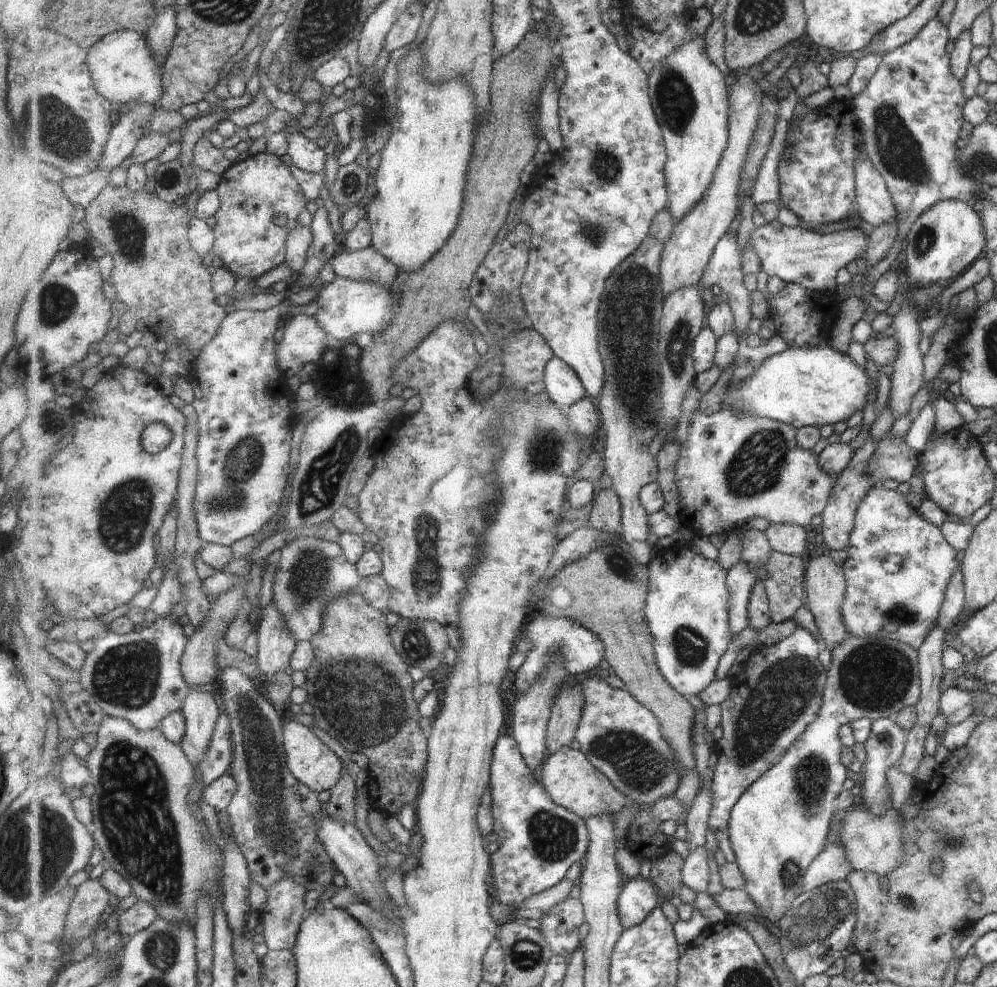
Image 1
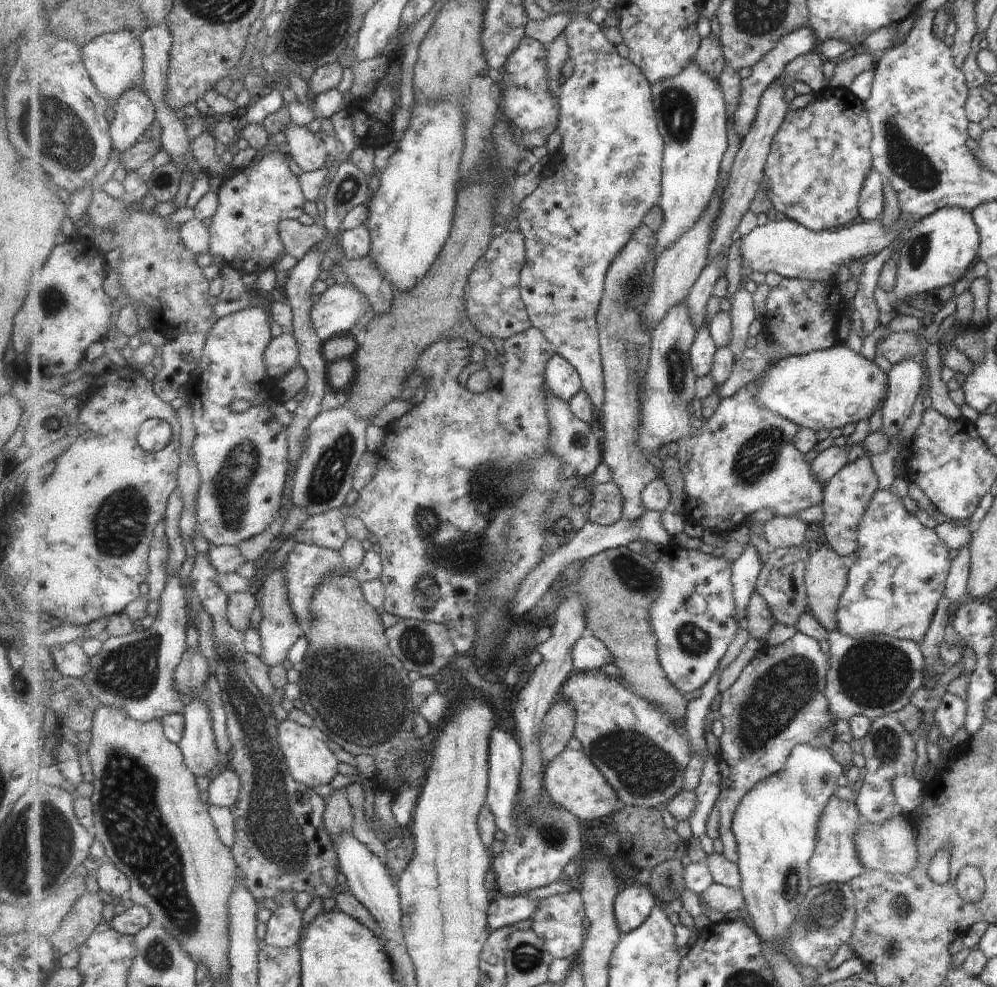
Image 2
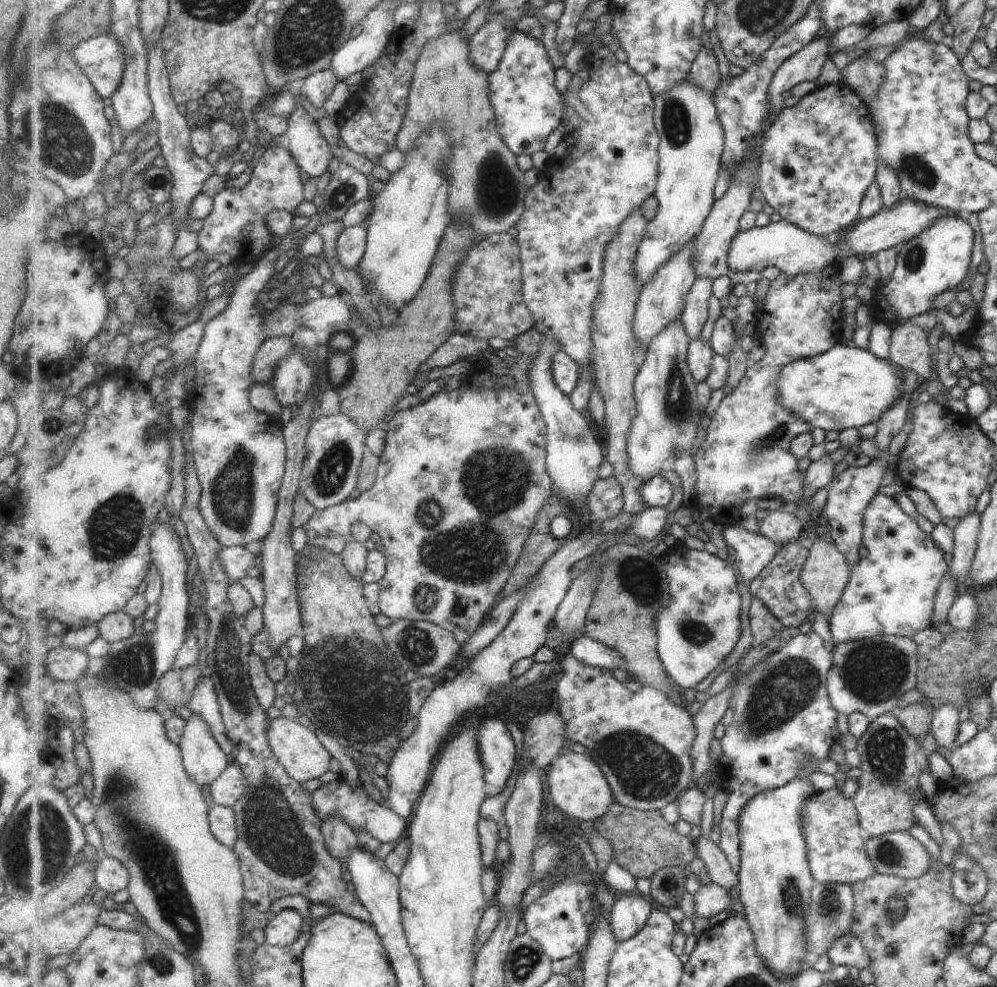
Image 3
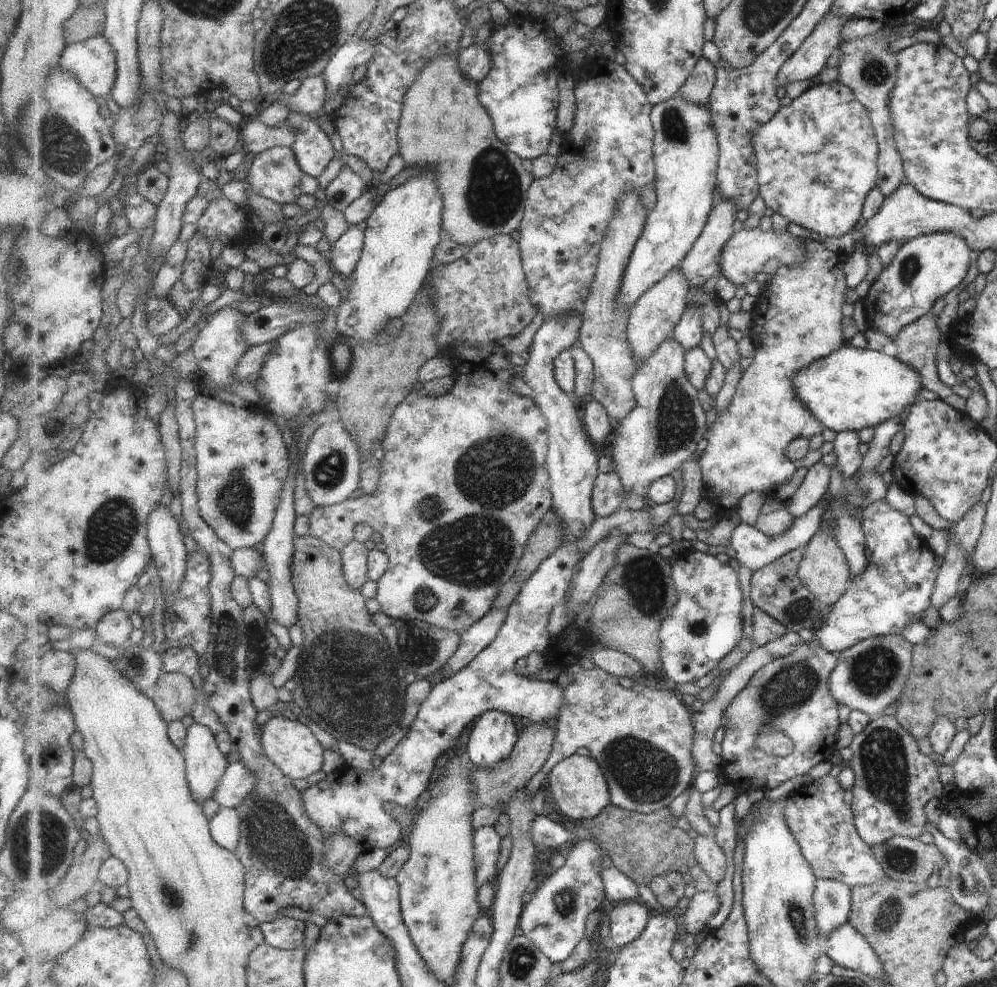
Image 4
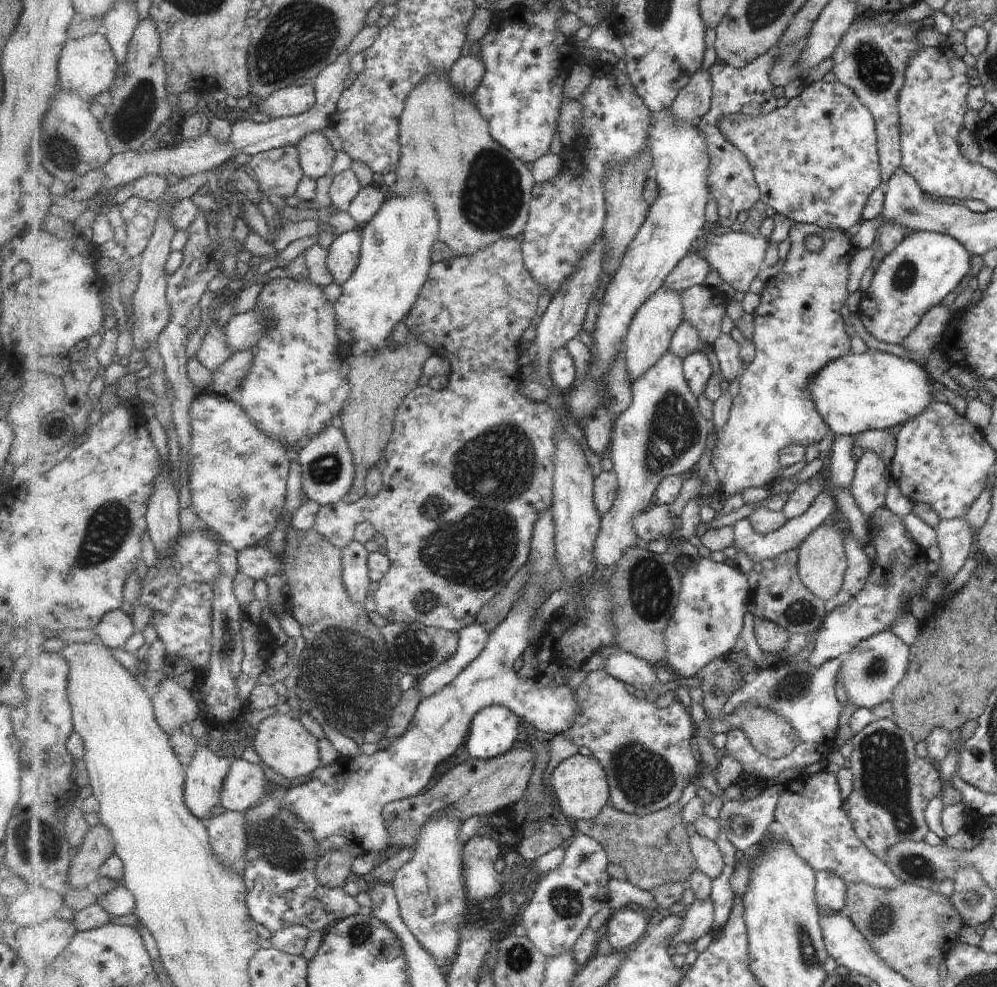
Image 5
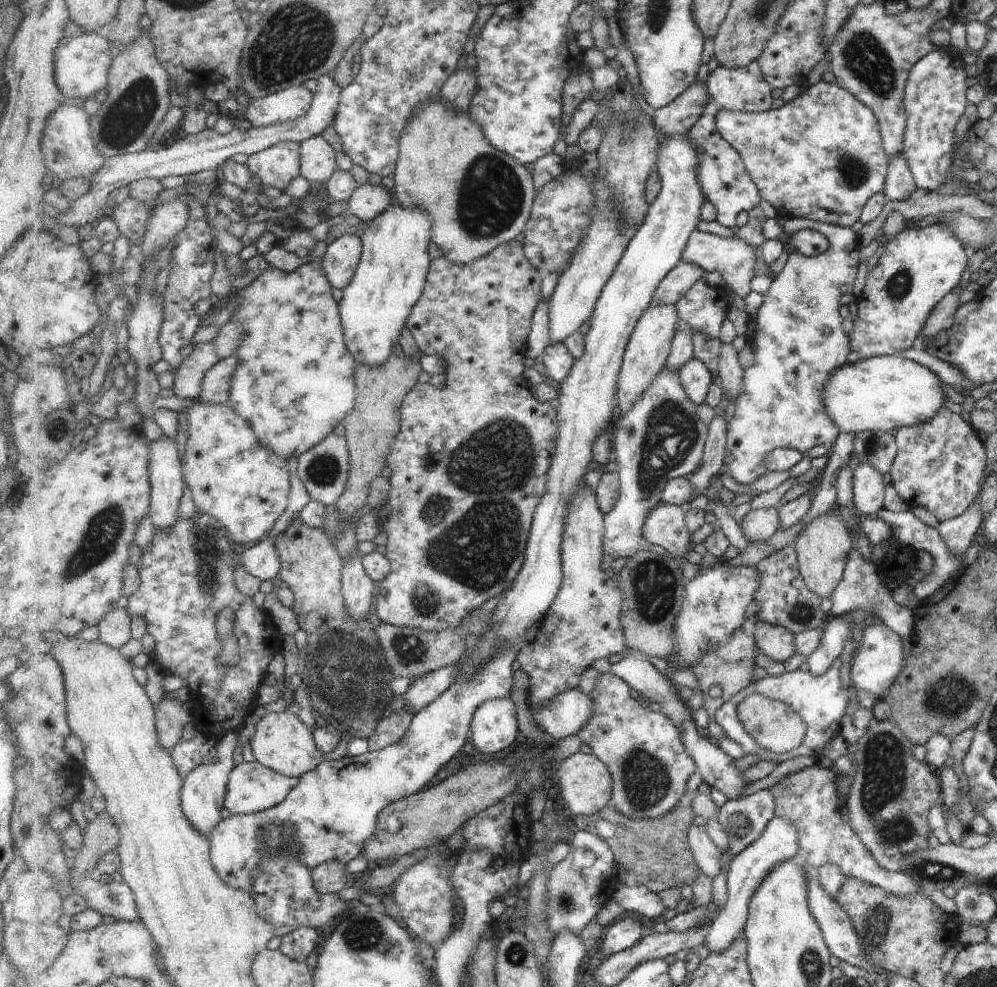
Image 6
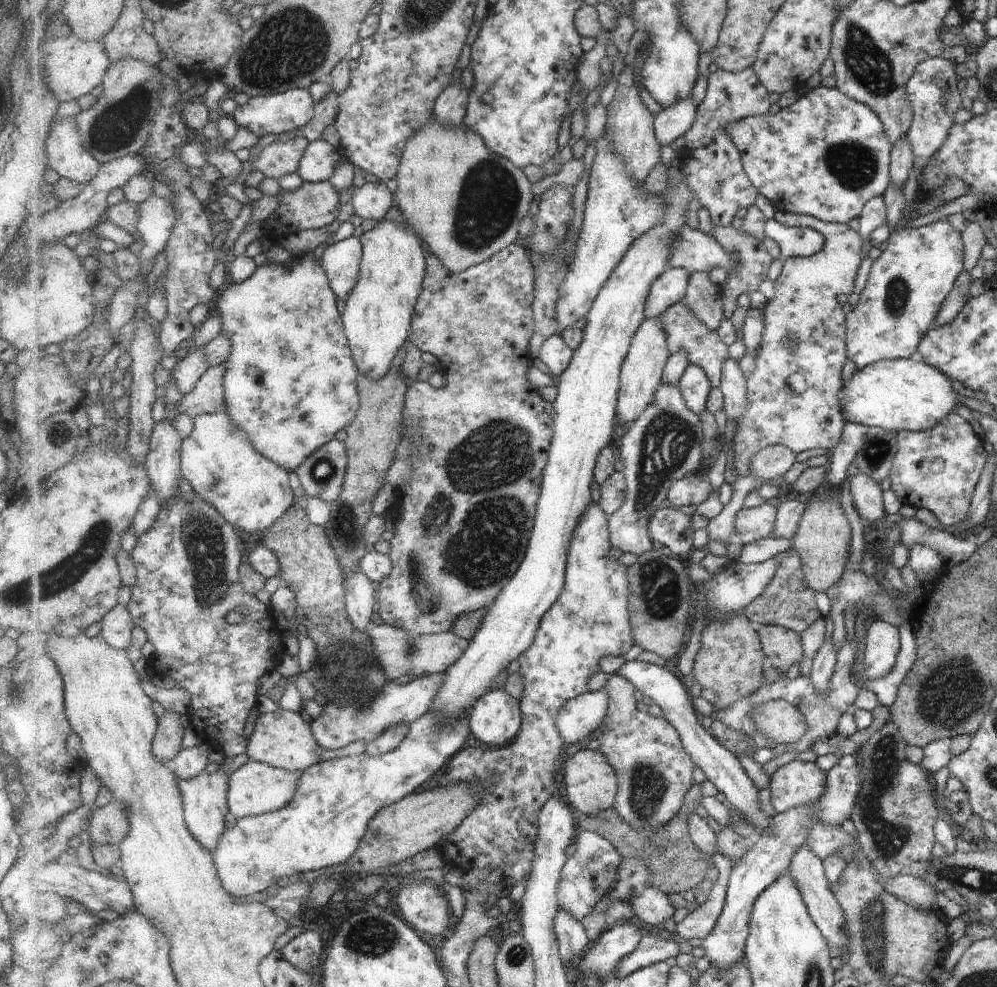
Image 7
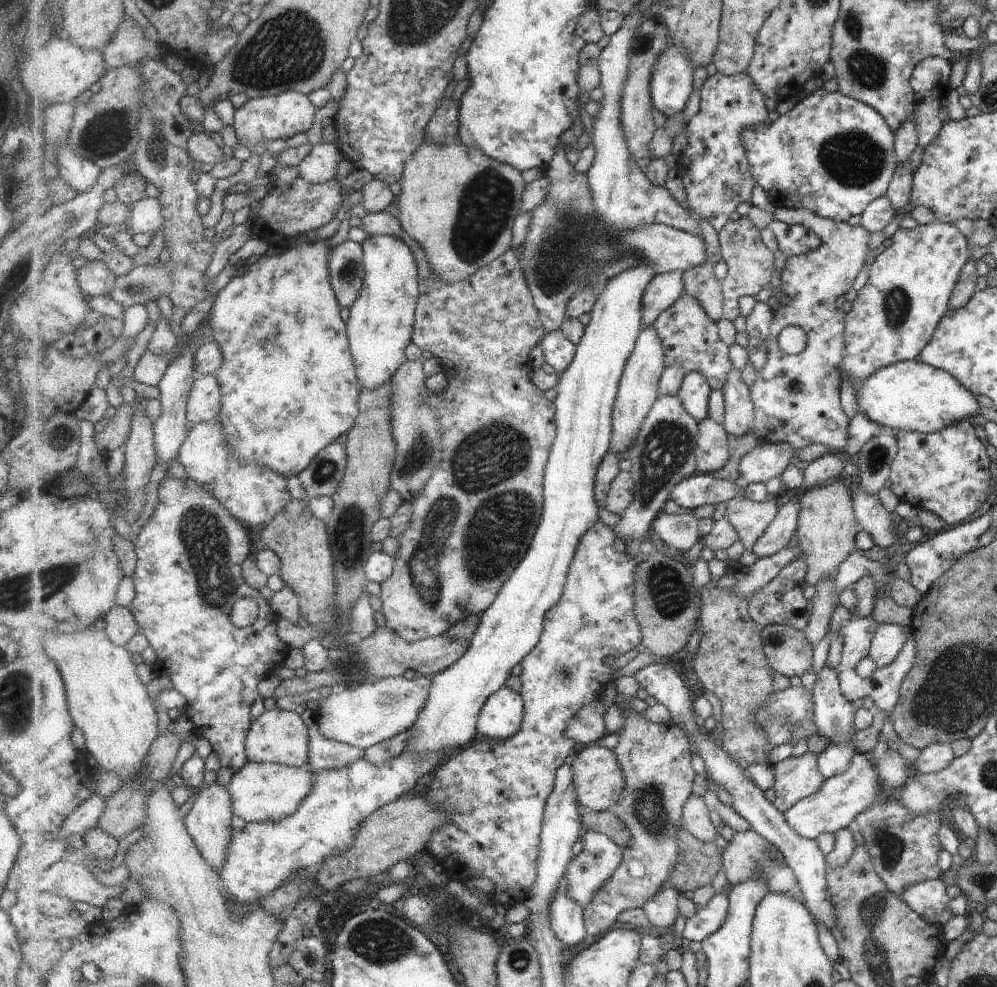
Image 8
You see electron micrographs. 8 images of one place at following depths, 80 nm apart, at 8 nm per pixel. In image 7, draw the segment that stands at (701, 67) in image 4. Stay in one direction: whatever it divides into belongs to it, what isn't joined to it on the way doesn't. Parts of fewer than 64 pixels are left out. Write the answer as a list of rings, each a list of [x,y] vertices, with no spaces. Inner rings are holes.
[[[689,96],[675,106],[662,108],[653,116],[656,122],[657,140],[661,146],[675,142],[677,138],[685,136],[689,130],[692,130],[695,122],[697,122],[699,105],[693,104],[693,100]]]

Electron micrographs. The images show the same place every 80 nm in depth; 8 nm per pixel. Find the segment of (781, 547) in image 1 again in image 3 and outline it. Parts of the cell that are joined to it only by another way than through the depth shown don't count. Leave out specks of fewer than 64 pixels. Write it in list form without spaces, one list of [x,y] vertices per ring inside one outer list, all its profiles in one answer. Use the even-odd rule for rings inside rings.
[[[778,505],[771,508],[768,516],[759,523],[760,532],[781,546],[789,542],[797,542],[803,534],[803,521],[795,514],[781,510]]]

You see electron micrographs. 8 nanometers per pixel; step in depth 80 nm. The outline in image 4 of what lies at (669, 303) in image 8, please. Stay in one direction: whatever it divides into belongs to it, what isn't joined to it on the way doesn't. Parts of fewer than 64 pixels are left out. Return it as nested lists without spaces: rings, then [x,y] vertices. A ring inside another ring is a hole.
[[[729,198],[722,199],[713,208],[701,237],[680,265],[681,274],[689,278],[692,288],[702,289],[710,278],[722,276],[723,272],[719,266],[721,252],[726,242],[731,240],[739,228],[737,221],[739,210],[741,208],[737,208],[735,200]]]

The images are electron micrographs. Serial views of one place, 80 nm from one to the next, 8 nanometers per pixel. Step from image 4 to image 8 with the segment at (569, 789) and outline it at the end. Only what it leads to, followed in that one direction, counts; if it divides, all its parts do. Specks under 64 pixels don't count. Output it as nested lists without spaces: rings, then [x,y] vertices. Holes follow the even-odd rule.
[[[593,743],[582,746],[578,752],[568,758],[574,770],[574,783],[578,792],[580,806],[593,812],[610,811],[620,802],[626,787],[625,771],[613,749]]]

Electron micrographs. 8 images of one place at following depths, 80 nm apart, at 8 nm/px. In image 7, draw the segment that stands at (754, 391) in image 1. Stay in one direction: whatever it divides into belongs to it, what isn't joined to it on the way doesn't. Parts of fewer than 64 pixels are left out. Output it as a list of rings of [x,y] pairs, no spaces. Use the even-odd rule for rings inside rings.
[[[910,359],[879,360],[861,370],[855,369],[847,381],[841,382],[841,390],[837,392],[844,423],[881,428],[893,434],[931,428],[935,422],[953,413],[958,395],[962,393],[953,390],[941,372]]]

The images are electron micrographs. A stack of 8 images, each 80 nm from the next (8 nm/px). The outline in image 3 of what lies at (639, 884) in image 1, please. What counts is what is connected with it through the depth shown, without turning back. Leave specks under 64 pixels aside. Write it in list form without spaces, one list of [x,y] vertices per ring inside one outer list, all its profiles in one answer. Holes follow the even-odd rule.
[[[637,891],[616,896],[610,920],[613,934],[619,943],[630,940],[645,928],[653,911],[648,897],[645,898],[645,895]]]

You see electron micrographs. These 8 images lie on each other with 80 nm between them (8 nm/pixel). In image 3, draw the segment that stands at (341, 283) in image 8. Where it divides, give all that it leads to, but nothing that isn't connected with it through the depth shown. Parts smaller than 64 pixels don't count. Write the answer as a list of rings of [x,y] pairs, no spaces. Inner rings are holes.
[[[365,225],[344,228],[336,248],[341,265],[348,270],[355,270],[360,266],[366,254],[367,242],[368,233]]]

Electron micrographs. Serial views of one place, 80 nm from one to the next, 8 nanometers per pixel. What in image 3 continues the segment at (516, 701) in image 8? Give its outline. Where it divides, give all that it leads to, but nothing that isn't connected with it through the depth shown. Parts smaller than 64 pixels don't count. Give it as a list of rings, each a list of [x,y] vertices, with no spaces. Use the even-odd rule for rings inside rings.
[[[497,714],[495,718],[485,720],[479,726],[479,734],[477,734],[481,762],[485,766],[485,780],[490,787],[489,797],[505,790],[507,780],[517,762],[515,740],[507,730],[507,722],[499,717]]]

